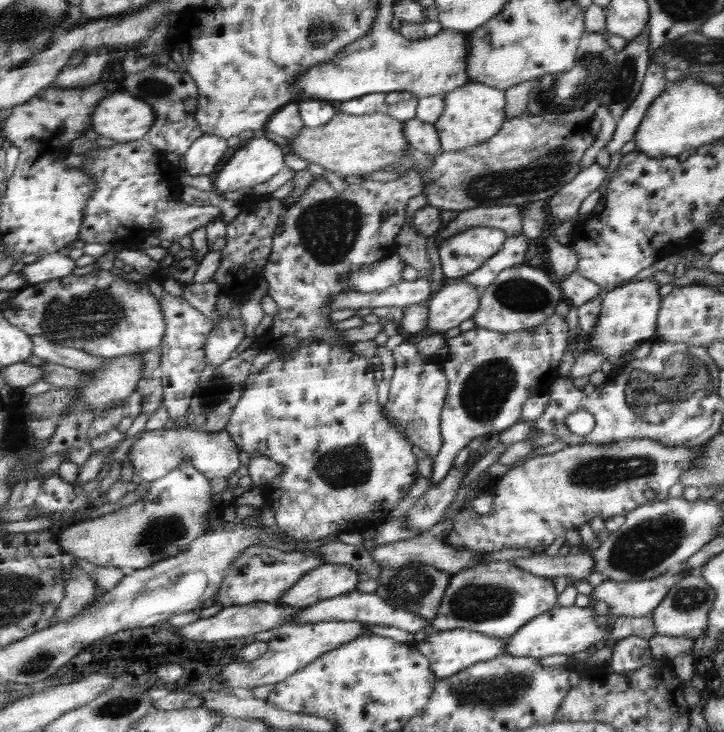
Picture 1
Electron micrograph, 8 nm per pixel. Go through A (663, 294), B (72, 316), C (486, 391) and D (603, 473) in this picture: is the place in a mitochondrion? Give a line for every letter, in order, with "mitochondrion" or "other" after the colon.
A: other
B: mitochondrion
C: mitochondrion
D: mitochondrion

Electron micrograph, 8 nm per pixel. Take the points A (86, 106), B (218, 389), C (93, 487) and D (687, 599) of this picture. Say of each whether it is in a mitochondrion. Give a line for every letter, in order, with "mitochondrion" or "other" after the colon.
A: other
B: mitochondrion
C: other
D: mitochondrion

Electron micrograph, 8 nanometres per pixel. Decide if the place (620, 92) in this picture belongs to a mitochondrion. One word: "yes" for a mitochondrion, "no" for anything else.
yes

